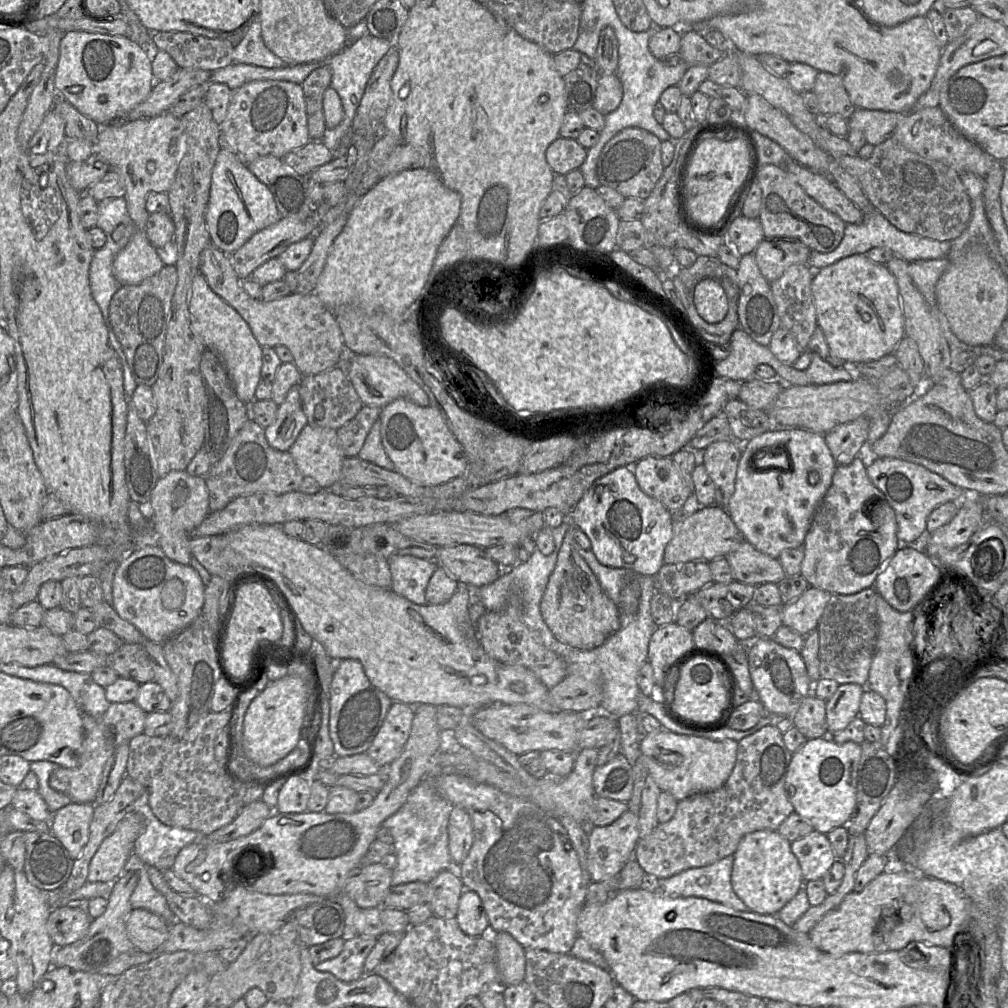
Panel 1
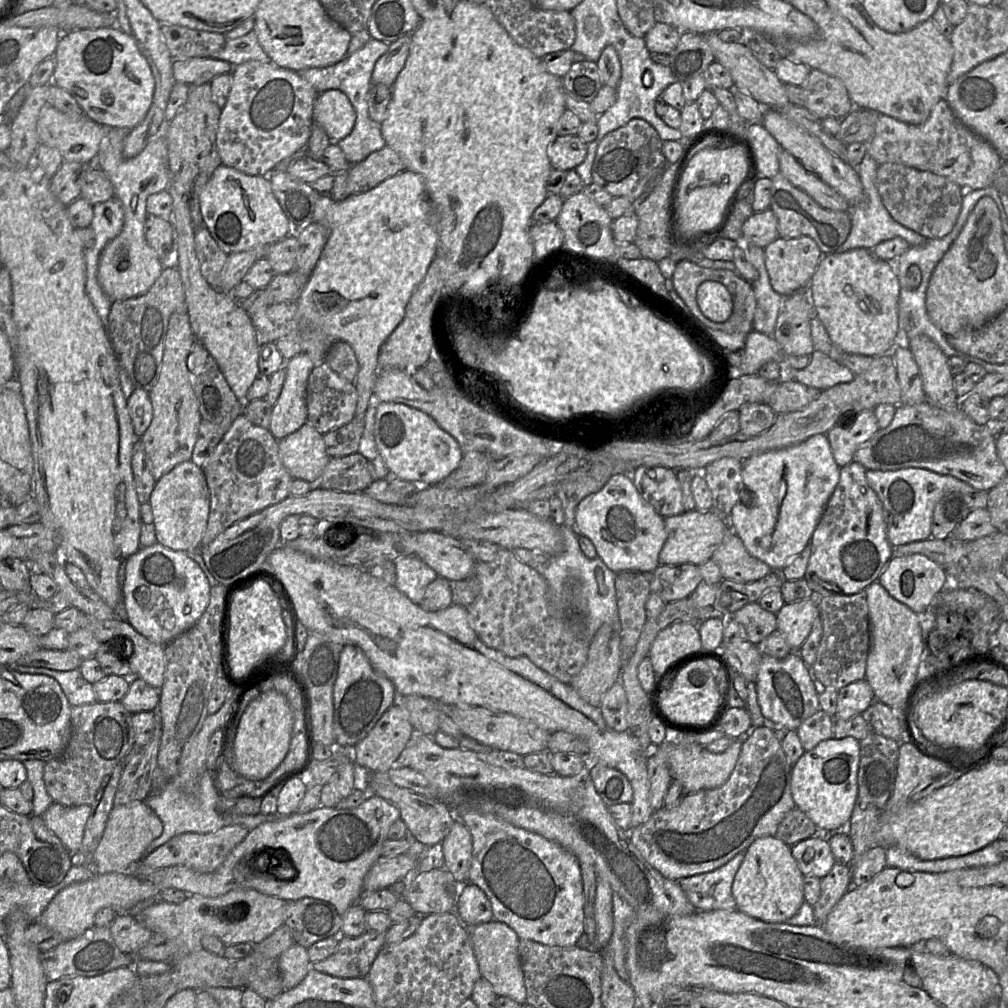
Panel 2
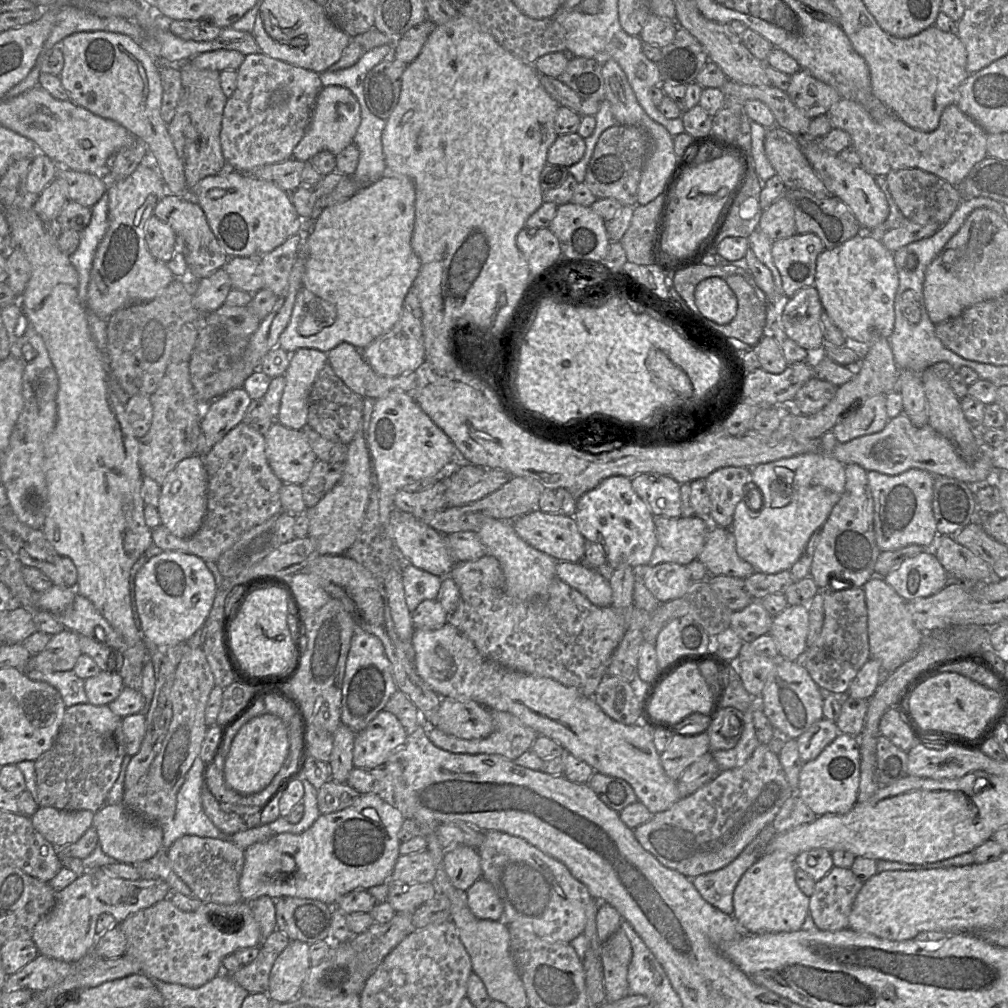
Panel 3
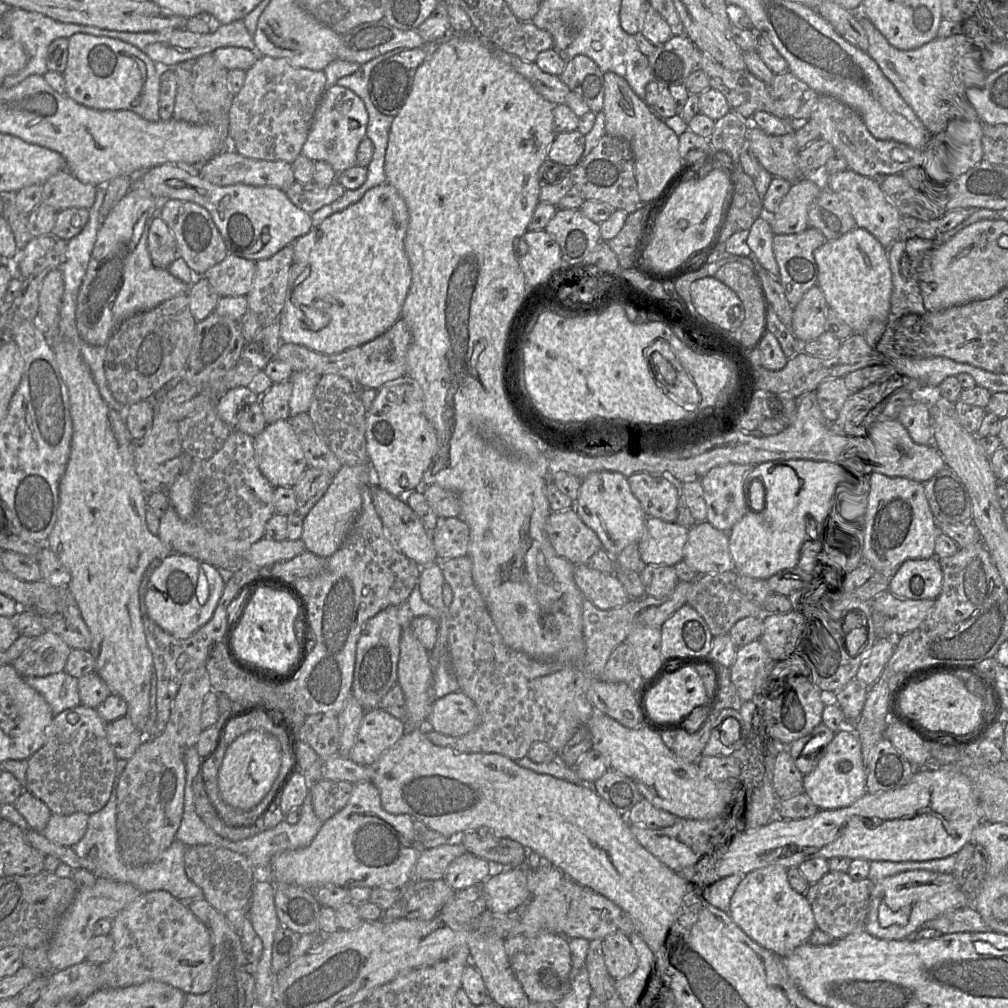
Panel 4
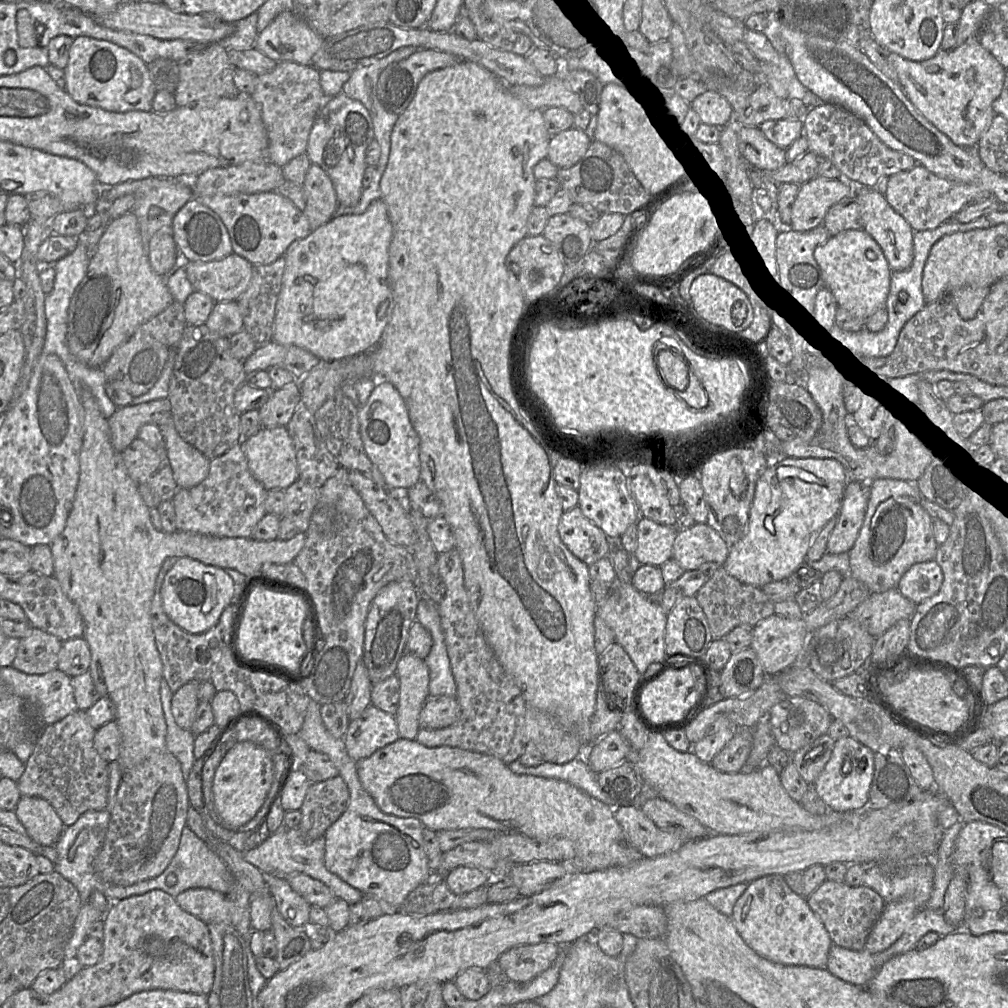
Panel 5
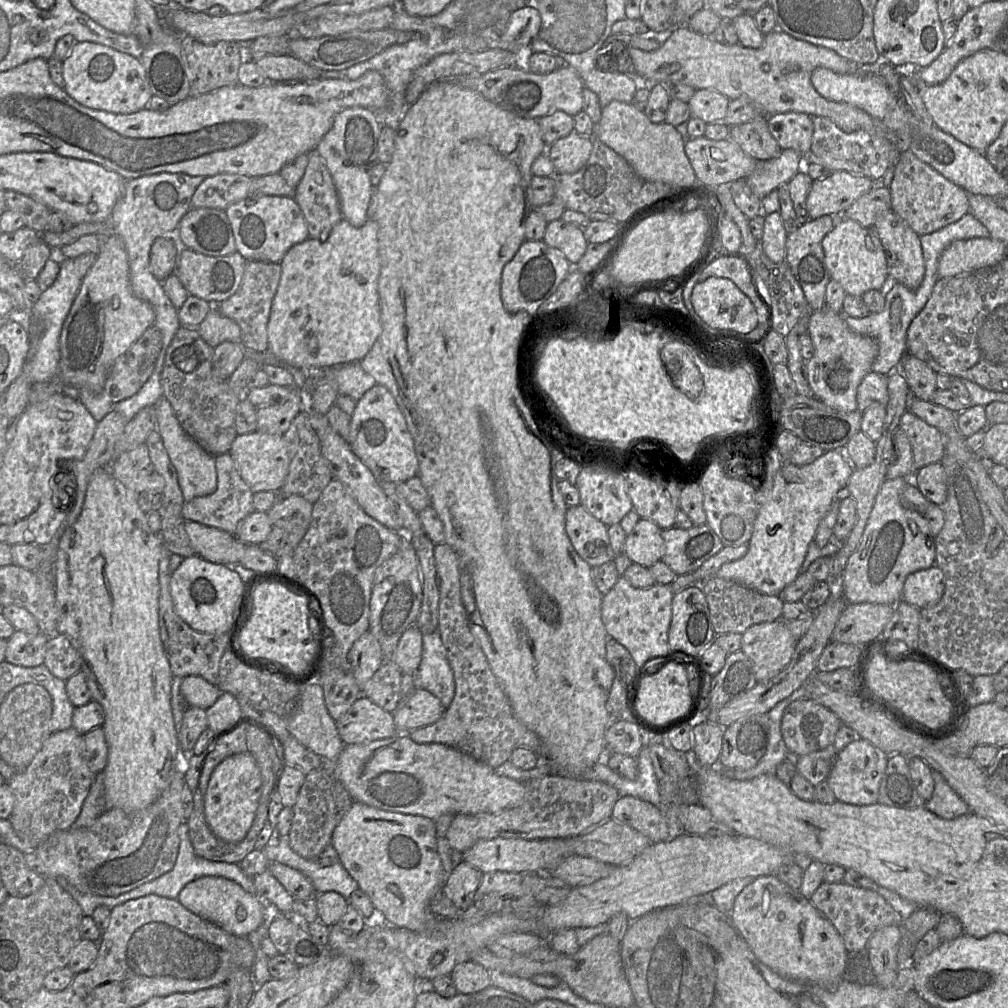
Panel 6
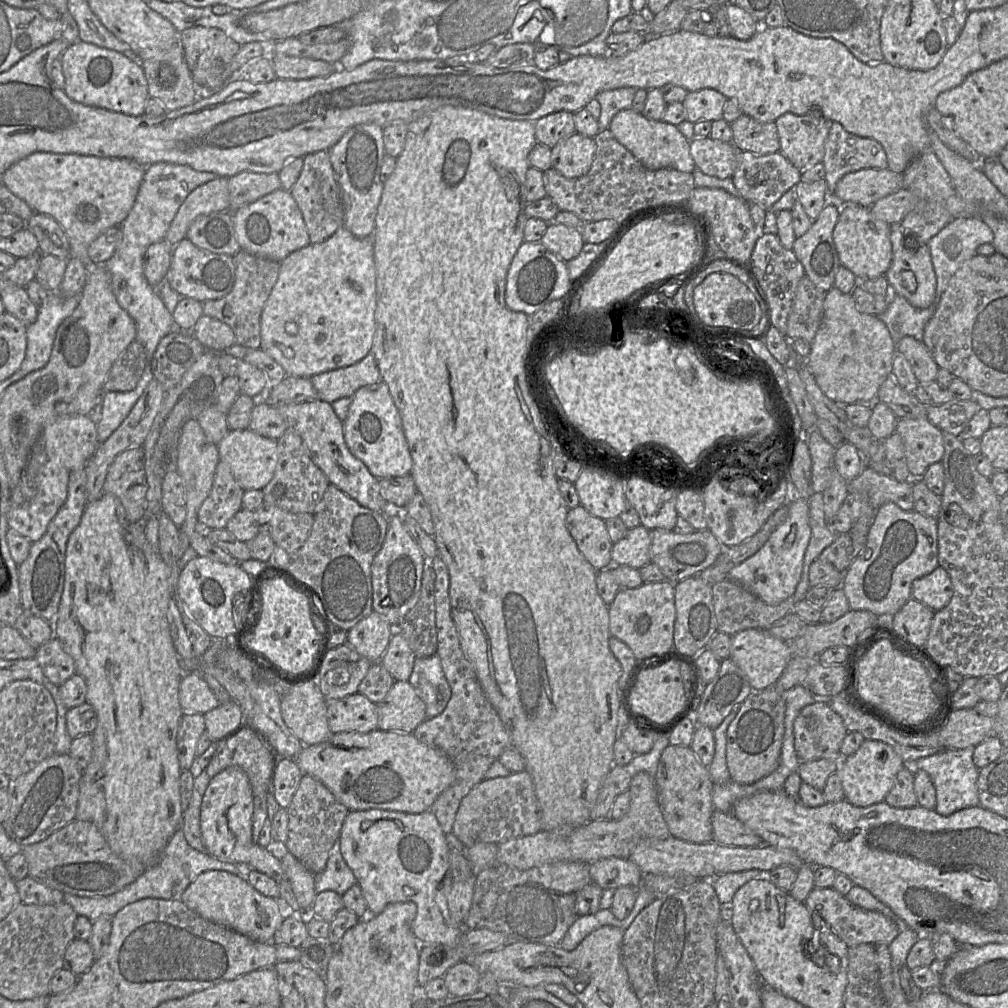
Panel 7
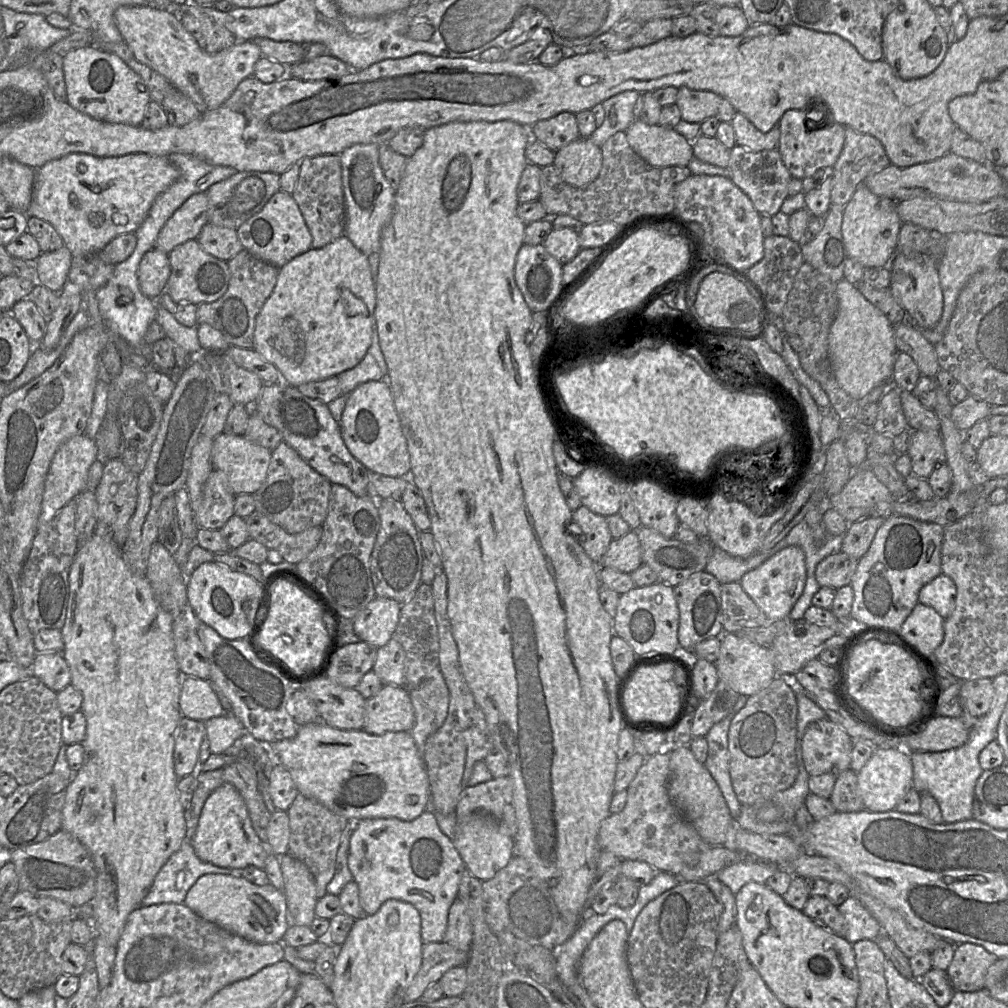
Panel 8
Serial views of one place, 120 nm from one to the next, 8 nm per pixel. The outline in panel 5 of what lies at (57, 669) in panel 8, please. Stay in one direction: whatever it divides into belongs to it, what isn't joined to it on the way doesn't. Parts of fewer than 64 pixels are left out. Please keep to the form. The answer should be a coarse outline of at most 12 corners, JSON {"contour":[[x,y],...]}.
{"contour":[[83,637],[62,642],[58,670],[70,677],[89,670]]}

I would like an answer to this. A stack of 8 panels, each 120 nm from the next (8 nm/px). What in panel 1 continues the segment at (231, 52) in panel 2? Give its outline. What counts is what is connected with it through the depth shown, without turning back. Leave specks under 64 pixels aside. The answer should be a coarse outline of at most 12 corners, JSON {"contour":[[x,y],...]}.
{"contour":[[254,20],[234,47],[234,63],[265,68],[288,64],[271,52]]}

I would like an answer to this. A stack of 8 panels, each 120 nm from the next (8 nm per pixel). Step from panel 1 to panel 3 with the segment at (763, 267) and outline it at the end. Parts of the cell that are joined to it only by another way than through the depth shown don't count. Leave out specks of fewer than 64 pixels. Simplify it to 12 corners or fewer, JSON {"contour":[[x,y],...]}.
{"contour":[[813,233],[773,241],[785,298],[814,286],[826,248]]}

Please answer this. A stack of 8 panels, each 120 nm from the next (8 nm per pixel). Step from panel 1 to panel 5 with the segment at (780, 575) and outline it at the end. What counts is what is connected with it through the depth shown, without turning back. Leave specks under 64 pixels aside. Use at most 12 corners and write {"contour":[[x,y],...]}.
{"contour":[[707,523],[679,530],[673,559],[685,570],[723,566],[730,546]]}

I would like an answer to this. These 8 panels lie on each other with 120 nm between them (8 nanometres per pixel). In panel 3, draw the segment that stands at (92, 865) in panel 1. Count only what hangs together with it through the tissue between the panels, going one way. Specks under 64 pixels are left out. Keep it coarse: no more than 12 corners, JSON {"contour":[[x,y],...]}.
{"contour":[[123,803],[102,806],[92,826],[119,863],[152,858],[163,831]]}

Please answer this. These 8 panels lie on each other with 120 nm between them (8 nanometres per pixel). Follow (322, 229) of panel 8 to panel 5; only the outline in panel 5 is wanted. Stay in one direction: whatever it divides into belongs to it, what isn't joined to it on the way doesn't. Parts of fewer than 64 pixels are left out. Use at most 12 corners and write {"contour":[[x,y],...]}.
{"contour":[[311,163],[302,186],[312,231],[336,215],[332,179]]}

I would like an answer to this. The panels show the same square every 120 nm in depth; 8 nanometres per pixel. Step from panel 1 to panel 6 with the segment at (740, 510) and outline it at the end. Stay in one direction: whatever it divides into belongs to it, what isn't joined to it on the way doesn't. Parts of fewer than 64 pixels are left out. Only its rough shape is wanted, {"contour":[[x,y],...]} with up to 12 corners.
{"contour":[[845,448],[784,463],[746,555],[712,577],[778,596],[853,471]]}

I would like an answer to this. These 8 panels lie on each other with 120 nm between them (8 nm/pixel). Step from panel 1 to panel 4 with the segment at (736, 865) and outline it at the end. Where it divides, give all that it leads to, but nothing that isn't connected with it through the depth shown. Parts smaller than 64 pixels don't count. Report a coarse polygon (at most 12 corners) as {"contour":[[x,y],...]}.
{"contour":[[788,869],[747,876],[733,920],[781,958],[817,928]]}

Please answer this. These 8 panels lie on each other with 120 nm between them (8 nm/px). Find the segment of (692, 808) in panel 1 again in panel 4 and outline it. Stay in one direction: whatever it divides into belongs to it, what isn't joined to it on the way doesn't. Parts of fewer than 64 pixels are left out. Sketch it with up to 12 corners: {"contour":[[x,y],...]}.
{"contour":[[746,803],[678,818],[635,839],[674,871],[737,841]]}

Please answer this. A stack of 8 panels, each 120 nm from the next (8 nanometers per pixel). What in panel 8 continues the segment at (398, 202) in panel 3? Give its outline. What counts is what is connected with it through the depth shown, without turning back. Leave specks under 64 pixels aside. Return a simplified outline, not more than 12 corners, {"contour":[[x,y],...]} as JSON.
{"contour":[[343,234],[279,268],[253,349],[298,387],[371,346],[375,283]]}

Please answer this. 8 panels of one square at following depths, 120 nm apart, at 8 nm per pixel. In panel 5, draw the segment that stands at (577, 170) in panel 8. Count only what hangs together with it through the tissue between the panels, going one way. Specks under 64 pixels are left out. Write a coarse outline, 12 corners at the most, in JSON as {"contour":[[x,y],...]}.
{"contour":[[576,127],[550,137],[547,158],[575,165],[591,141]]}

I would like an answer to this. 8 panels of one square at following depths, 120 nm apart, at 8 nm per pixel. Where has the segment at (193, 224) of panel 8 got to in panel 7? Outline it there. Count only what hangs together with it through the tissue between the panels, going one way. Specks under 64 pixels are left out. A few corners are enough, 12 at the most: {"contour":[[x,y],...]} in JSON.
{"contour":[[228,179],[194,189],[163,240],[174,247],[198,217],[228,211]]}

